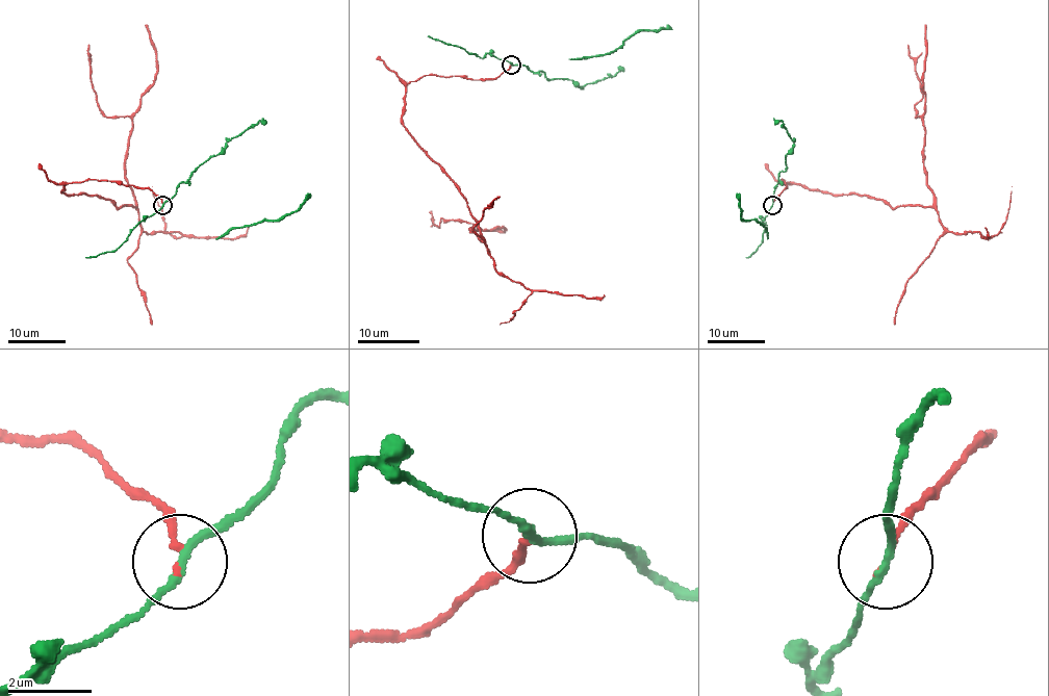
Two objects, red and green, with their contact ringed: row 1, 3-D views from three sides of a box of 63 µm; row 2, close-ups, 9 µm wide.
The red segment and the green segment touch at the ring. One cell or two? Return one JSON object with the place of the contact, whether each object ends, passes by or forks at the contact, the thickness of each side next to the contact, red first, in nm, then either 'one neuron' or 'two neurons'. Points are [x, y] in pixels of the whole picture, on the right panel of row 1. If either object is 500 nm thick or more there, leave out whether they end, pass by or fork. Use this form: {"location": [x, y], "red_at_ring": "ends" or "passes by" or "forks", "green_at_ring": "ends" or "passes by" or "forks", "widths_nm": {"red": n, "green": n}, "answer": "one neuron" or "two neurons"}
{"location": [772, 205], "red_at_ring": "ends", "green_at_ring": "passes by", "widths_nm": {"red": 140, "green": 180}, "answer": "two neurons"}

